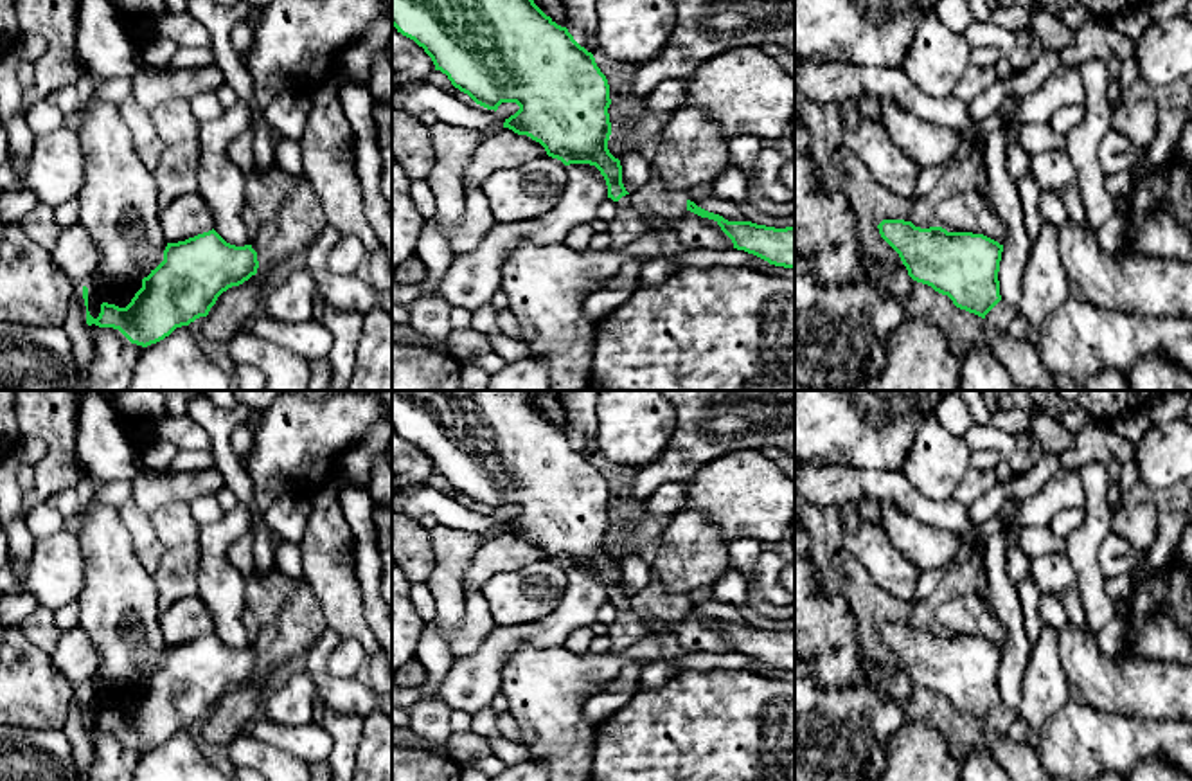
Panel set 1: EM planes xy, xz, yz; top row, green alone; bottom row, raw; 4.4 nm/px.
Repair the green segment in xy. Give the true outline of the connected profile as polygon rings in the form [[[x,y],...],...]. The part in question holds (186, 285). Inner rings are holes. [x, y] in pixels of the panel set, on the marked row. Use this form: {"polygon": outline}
{"polygon": [[[214,229],[185,241],[167,243],[164,261],[142,279],[142,288],[126,308],[102,302],[99,317],[93,319],[88,311],[88,288],[83,286],[86,324],[119,329],[131,344],[147,347],[169,337],[176,328],[207,317],[223,292],[248,281],[257,268],[257,252],[252,245],[230,245]]]}

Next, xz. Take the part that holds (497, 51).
{"polygon": [[[392,0],[392,25],[423,47],[435,70],[476,104],[496,112],[502,103],[516,103],[520,110],[505,119],[503,128],[539,142],[548,157],[565,166],[595,166],[606,180],[608,198],[618,207],[631,207],[620,160],[608,149],[608,79],[593,54],[534,0]]]}

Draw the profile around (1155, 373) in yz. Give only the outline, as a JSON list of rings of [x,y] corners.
[[[1160,355],[1142,358],[1125,376],[1129,390],[1192,390],[1192,376]]]

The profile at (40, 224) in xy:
[[[38,203],[29,214],[25,214],[20,221],[20,227],[32,241],[47,250],[54,248],[63,230],[56,221],[54,207],[47,203]]]

